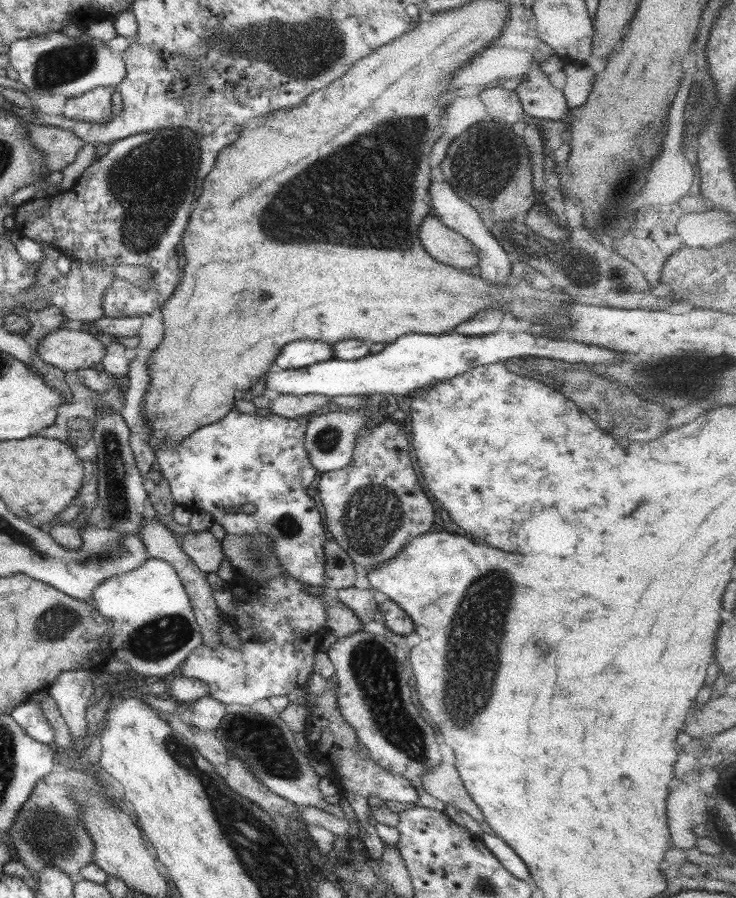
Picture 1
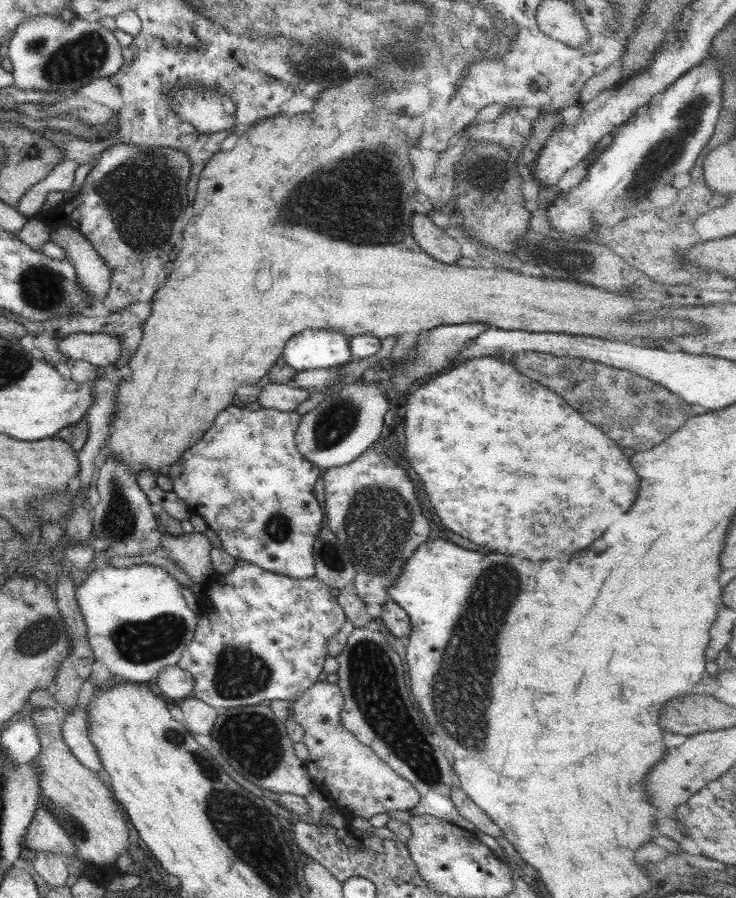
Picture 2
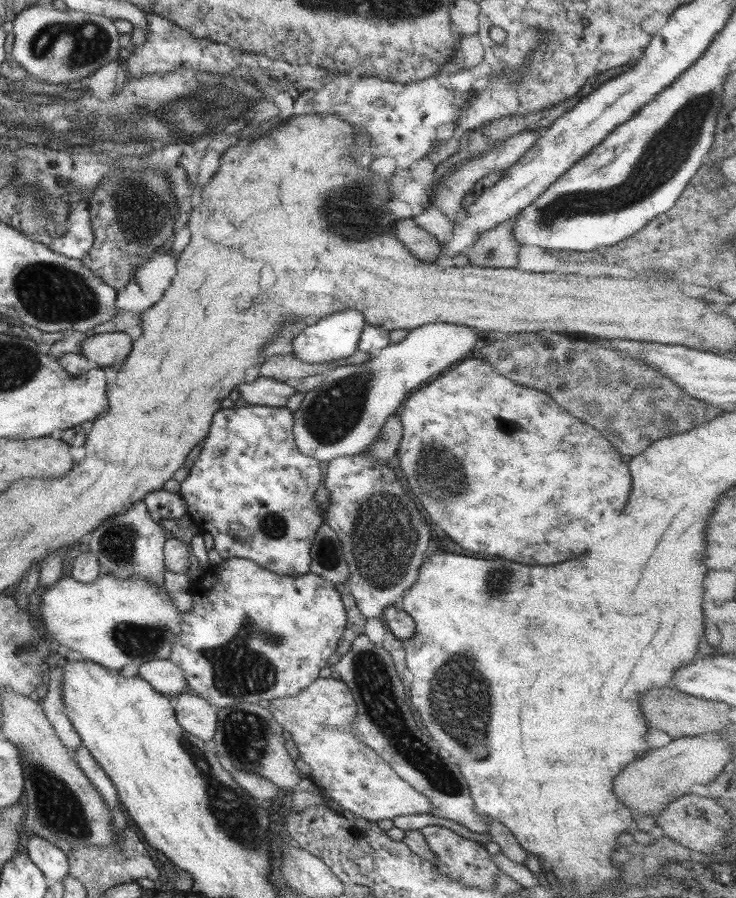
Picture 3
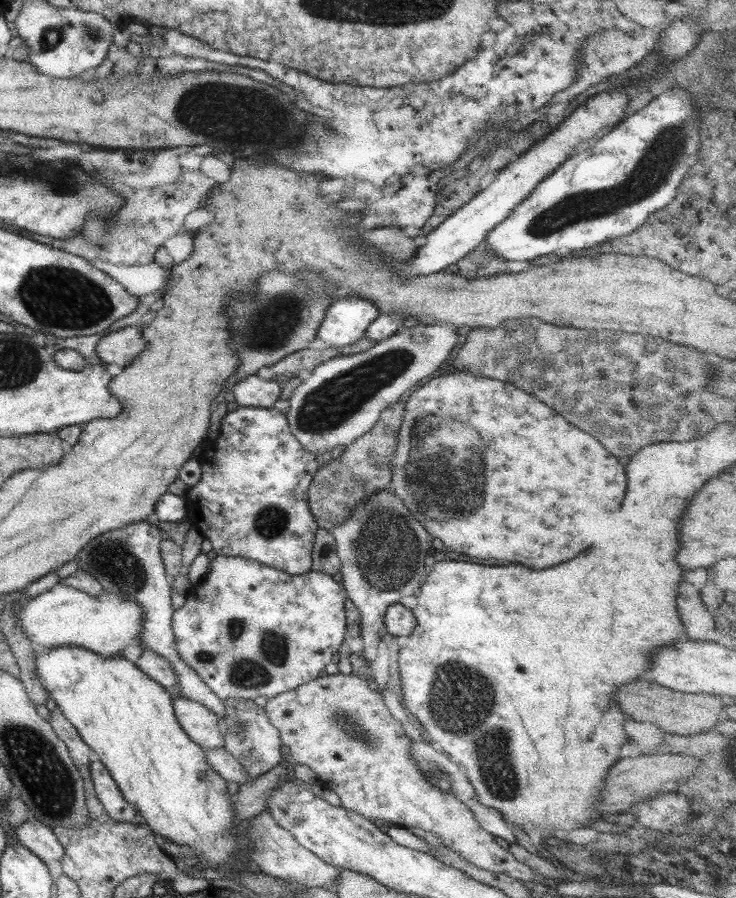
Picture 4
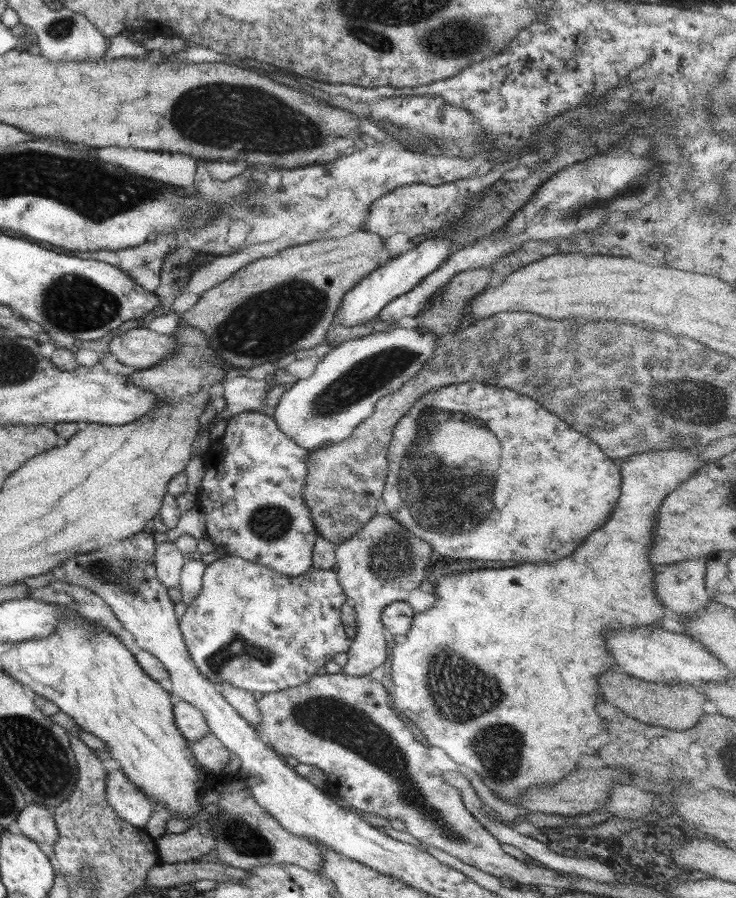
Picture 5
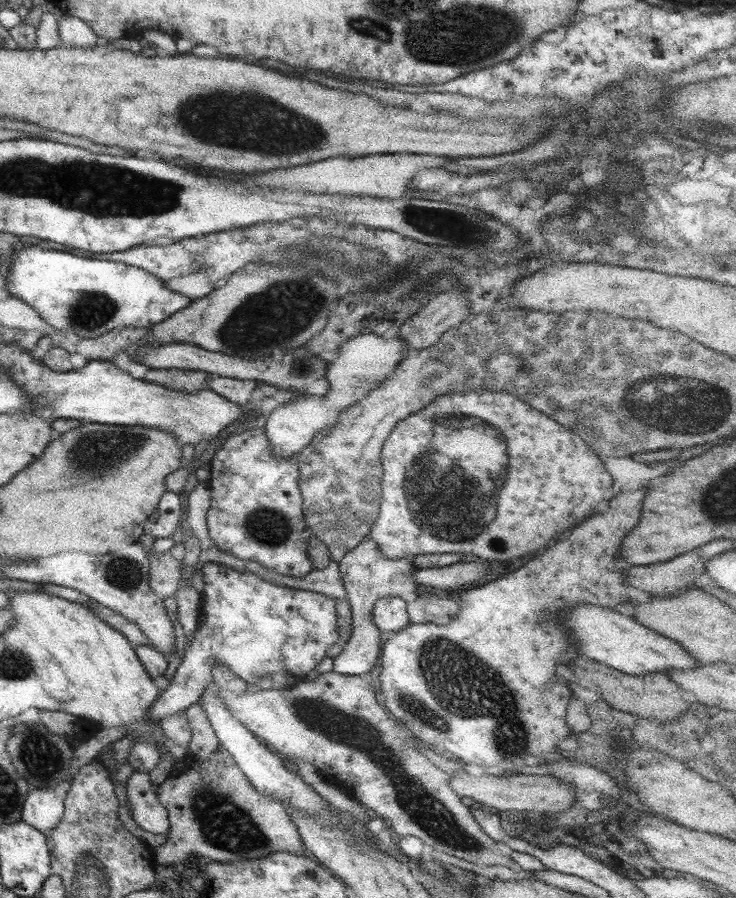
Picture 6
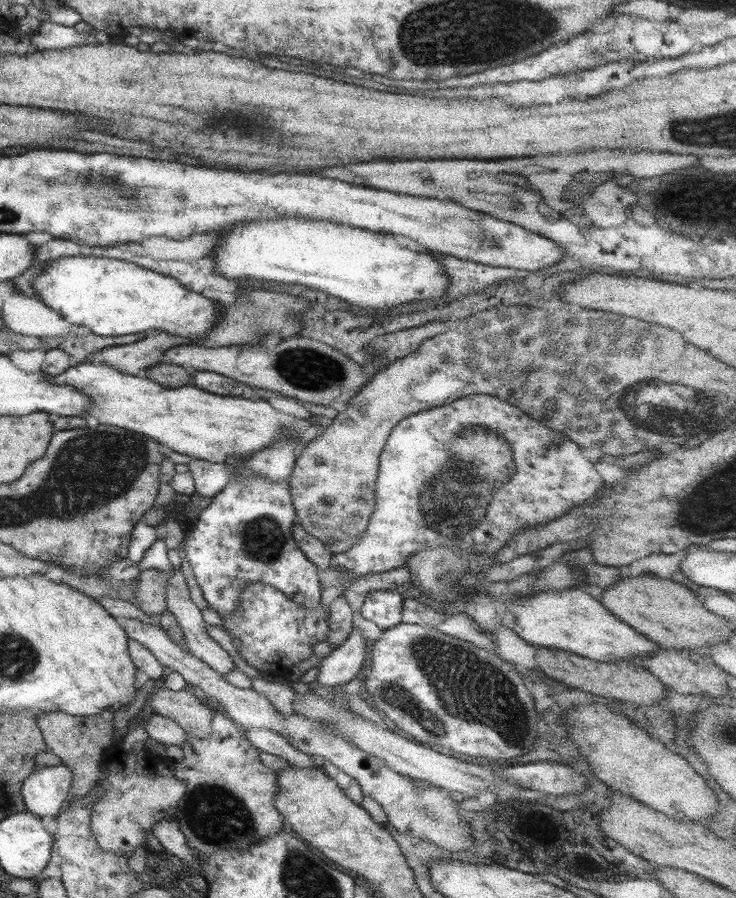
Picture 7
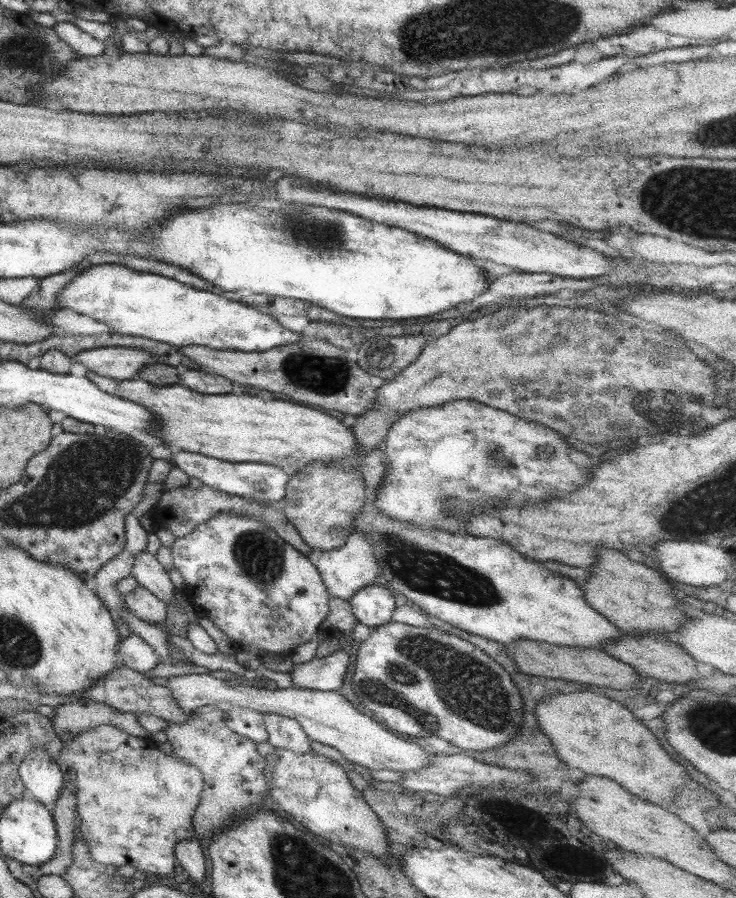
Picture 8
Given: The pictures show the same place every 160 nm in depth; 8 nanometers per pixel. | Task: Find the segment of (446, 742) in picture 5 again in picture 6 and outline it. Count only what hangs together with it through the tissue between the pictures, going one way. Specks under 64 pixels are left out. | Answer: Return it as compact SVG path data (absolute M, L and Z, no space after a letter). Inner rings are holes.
M645 486L643 488L637 488L637 490L631 490L631 492L619 492L617 496L613 496L609 500L609 508L607 512L603 514L597 514L593 516L591 520L585 520L583 524L579 524L577 528L573 528L569 532L569 536L565 540L559 540L555 542L553 548L545 550L545 552L539 552L537 556L527 561L521 567L515 569L511 574L504 574L500 578L496 578L490 582L482 582L482 584L470 589L457 590L457 599L461 601L461 607L458 608L458 612L453 614L449 623L445 626L436 625L431 622L411 624L408 623L401 631L392 634L389 640L386 640L383 644L383 651L381 651L381 672L379 674L379 682L381 687L379 688L379 698L383 700L386 710L394 716L395 719L401 720L401 722L408 728L413 737L418 738L426 745L443 746L443 750L449 750L453 756L461 758L465 764L481 764L481 766L495 766L499 770L503 770L503 775L513 775L517 770L521 770L524 766L543 766L546 763L551 763L553 759L558 757L559 750L557 749L557 743L571 734L569 726L565 724L565 708L569 708L575 698L572 691L569 689L566 683L559 683L554 680L555 674L553 670L558 664L561 665L559 656L561 654L569 654L570 660L576 658L578 650L573 645L571 636L567 634L567 630L561 626L559 620L555 620L555 613L559 611L565 611L565 606L569 605L593 605L600 606L603 609L613 609L617 605L624 605L630 602L629 595L625 592L626 576L624 575L623 564L620 558L618 550L620 550L621 540L625 538L625 534L629 530L633 530L639 522L639 516L641 516L641 500L645 496Z

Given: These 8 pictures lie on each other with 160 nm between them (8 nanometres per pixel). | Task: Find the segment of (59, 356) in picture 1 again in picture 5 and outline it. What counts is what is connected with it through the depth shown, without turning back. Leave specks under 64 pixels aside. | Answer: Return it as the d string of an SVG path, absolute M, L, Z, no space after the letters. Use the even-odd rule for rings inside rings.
M132 328L112 337L107 352L123 366L136 370L149 368L174 351L176 342L170 335L158 335L147 328Z

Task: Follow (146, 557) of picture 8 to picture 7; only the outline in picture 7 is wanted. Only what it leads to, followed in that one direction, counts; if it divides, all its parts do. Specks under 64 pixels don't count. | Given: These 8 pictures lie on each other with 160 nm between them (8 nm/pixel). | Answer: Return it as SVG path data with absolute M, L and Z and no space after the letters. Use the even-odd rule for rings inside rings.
M179 569L173 570L173 574L165 579L164 589L166 590L165 608L175 617L177 625L181 628L181 632L183 632L181 642L187 645L188 653L205 663L205 665L207 665L209 669L212 669L217 675L225 675L231 672L233 670L231 657L206 634L205 622L203 622L201 618L199 608L197 608L189 598L185 579L183 579L183 574Z

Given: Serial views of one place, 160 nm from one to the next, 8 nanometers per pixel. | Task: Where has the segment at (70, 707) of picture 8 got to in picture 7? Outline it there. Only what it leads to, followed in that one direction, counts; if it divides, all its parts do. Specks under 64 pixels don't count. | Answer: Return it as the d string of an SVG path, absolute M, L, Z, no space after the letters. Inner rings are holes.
M104 708L103 712L93 716L71 716L57 711L36 714L36 725L44 744L71 772L70 796L67 802L82 797L100 780L102 772L99 764L104 757L104 750L120 740L112 733L112 714L111 708Z

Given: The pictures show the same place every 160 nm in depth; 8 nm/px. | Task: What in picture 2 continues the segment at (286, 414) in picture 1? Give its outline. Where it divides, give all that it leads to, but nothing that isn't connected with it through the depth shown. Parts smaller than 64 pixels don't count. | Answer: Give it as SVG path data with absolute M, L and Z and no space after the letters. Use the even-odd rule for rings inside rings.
M267 384L259 389L257 403L263 409L273 409L278 412L292 412L303 400L309 398L309 392L291 384Z

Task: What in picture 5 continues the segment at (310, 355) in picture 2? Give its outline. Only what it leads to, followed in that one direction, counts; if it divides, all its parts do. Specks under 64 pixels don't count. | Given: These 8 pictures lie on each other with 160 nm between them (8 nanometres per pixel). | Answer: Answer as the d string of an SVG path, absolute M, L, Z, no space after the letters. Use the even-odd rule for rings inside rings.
M435 237L422 240L414 248L409 249L400 256L395 256L386 261L383 266L374 269L357 286L352 286L341 297L338 308L340 310L338 324L343 326L357 326L363 324L375 316L379 316L380 310L391 300L401 294L409 292L417 286L428 274L437 271L441 263L447 260L451 250L449 239Z

